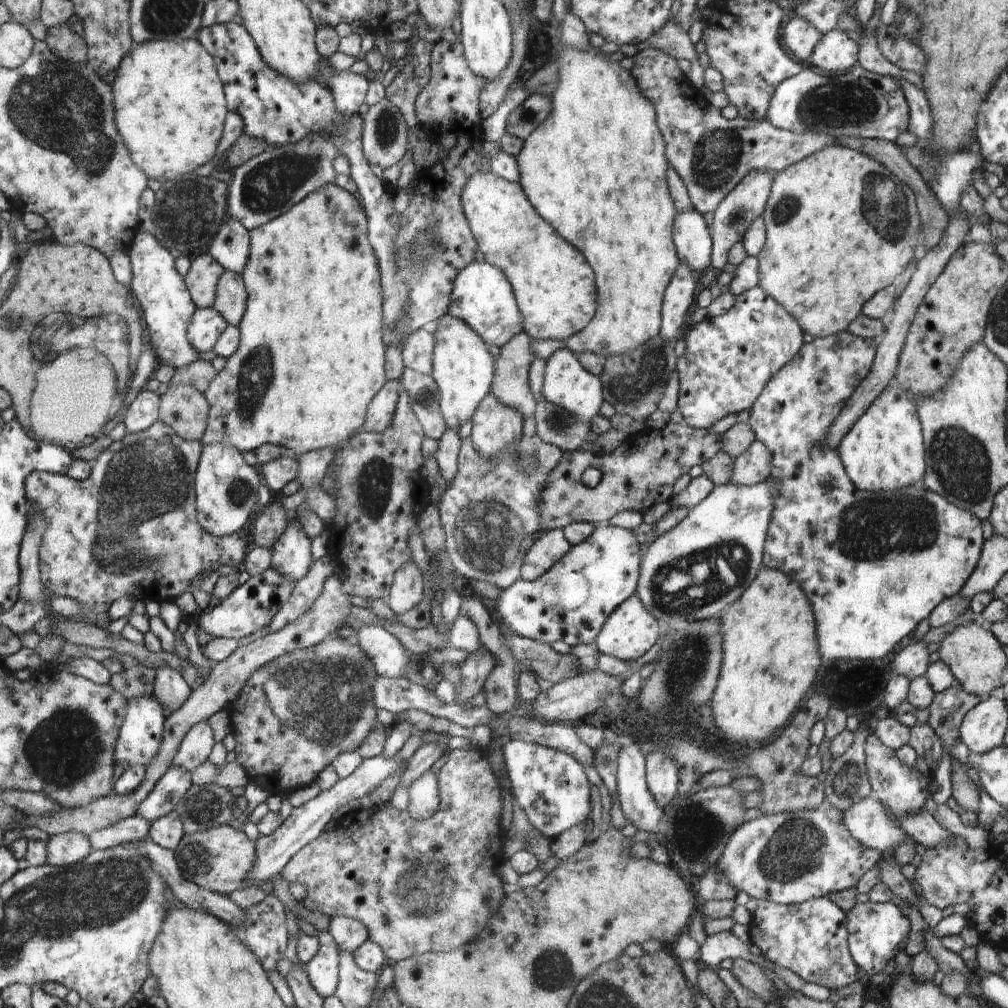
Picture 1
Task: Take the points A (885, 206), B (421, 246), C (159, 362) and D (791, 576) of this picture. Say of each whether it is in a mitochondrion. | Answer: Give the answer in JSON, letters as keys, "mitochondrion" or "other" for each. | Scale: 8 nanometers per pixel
{"A":"mitochondrion","B":"mitochondrion","C":"other","D":"other"}

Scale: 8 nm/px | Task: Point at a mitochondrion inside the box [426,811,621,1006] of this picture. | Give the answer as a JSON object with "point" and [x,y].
{"point":[551,970]}

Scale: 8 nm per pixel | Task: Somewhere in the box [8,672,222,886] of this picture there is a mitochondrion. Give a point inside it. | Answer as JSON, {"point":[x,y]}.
{"point":[67,747]}

